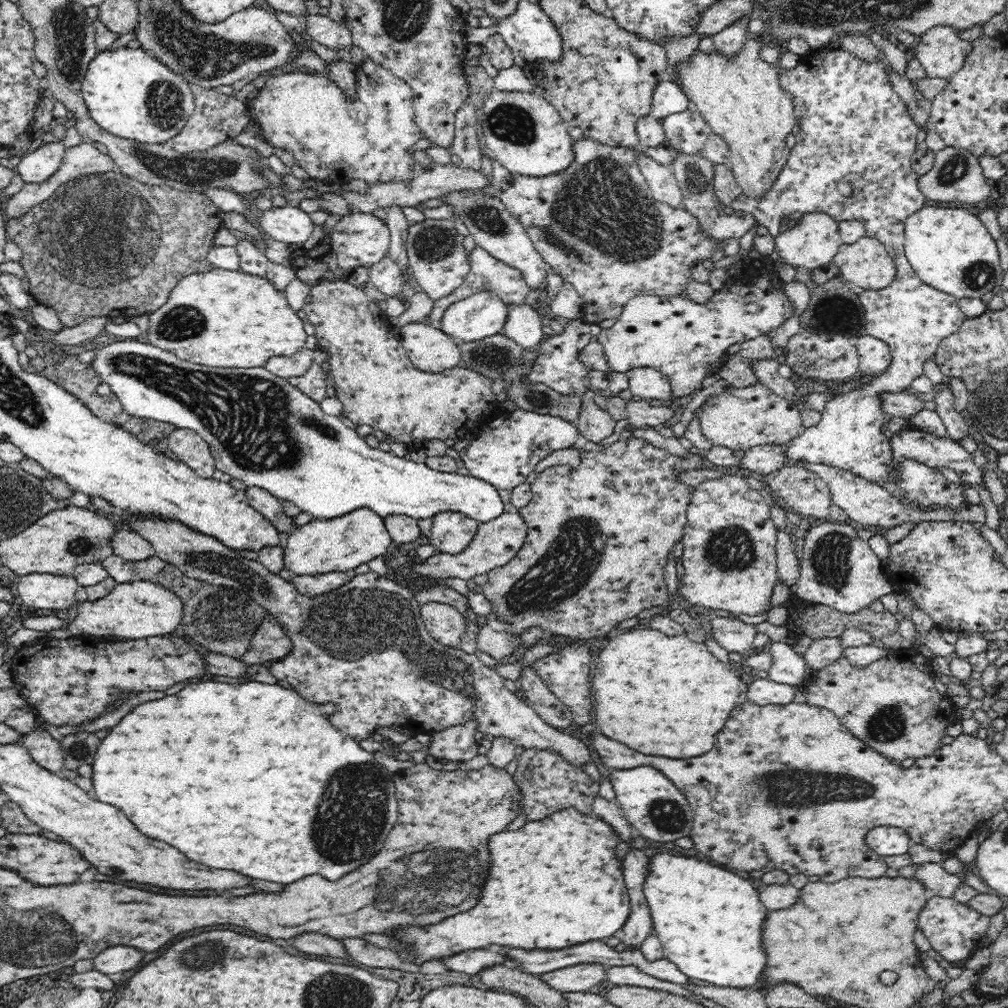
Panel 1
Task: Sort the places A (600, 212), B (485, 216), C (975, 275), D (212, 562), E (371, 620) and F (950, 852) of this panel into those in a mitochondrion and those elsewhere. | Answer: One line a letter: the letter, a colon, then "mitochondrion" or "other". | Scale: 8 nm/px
A: mitochondrion
B: mitochondrion
C: mitochondrion
D: mitochondrion
E: mitochondrion
F: other

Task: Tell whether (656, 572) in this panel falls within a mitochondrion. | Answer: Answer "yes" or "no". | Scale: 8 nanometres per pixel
no

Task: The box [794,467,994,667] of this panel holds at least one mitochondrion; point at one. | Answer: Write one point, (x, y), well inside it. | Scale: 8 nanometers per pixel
(830, 556)

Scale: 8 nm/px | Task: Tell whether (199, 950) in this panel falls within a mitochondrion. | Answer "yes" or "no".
yes

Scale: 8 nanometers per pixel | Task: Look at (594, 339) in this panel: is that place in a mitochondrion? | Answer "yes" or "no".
no

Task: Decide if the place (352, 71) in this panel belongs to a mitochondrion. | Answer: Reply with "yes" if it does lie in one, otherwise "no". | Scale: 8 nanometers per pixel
no

